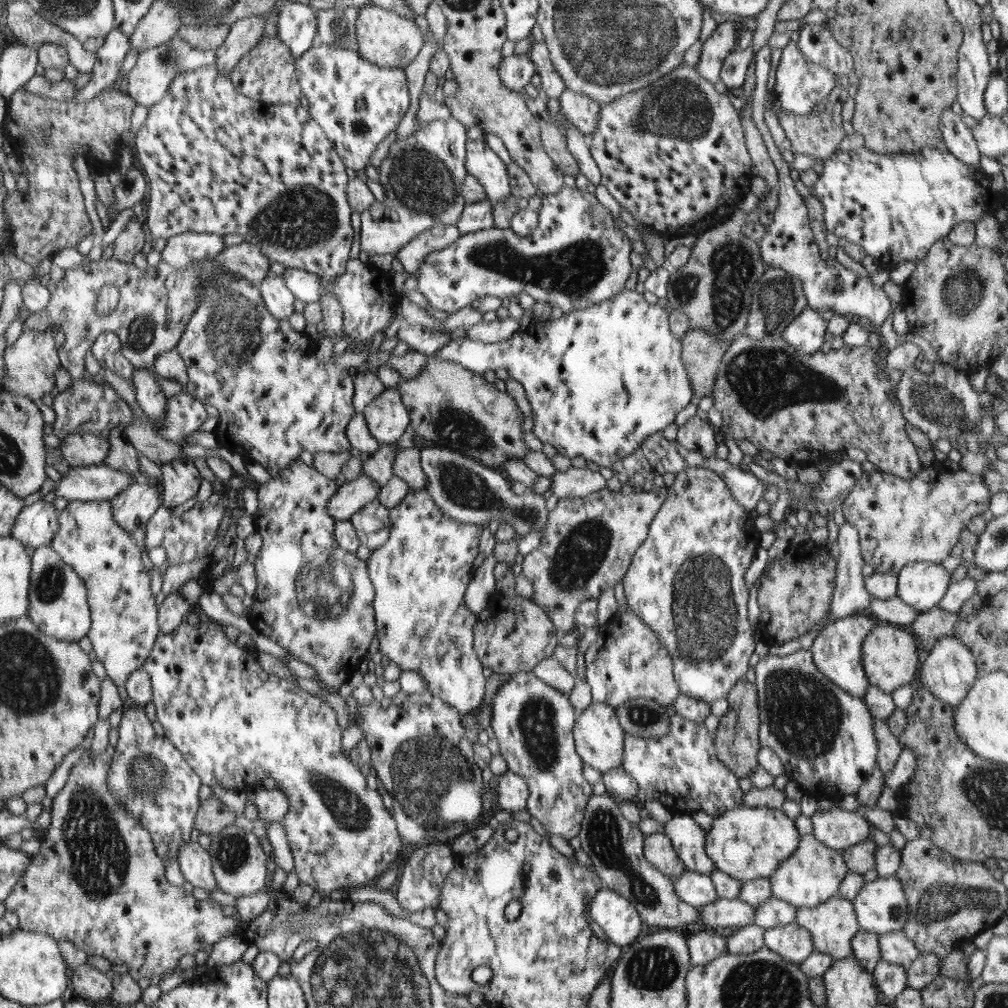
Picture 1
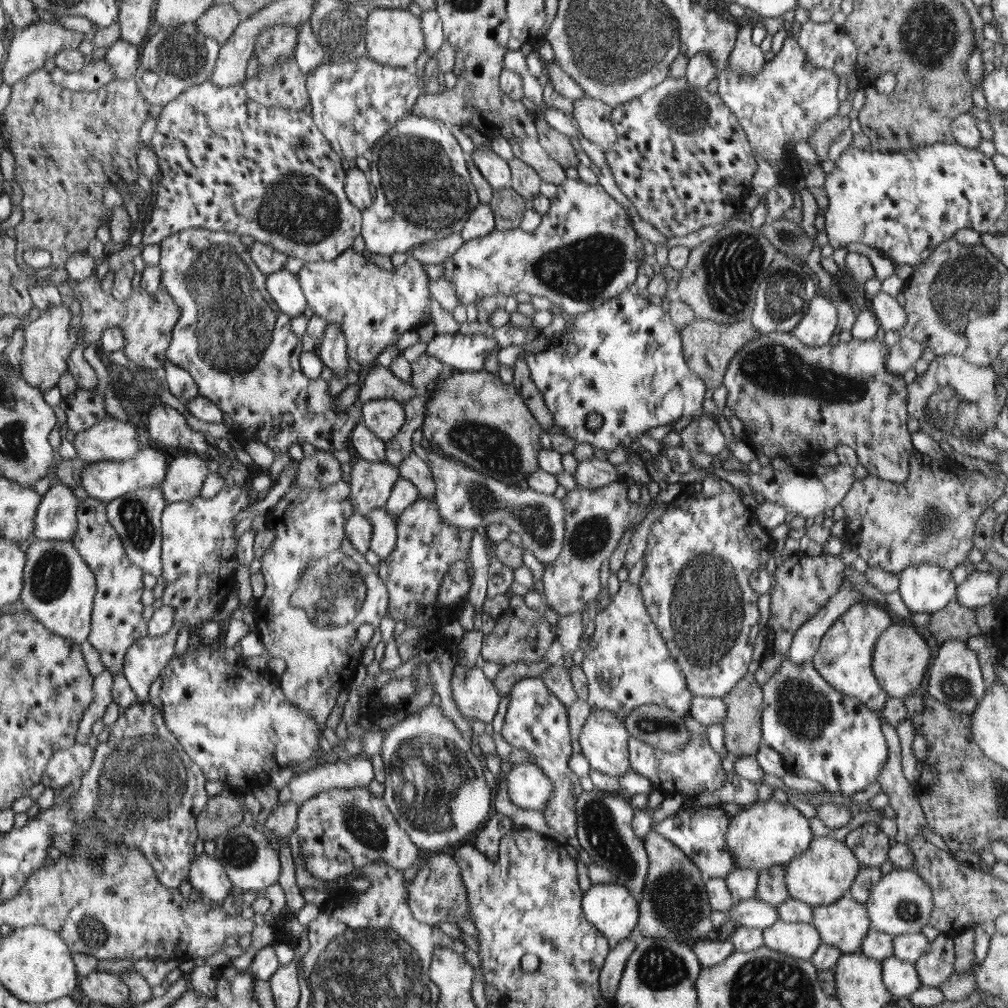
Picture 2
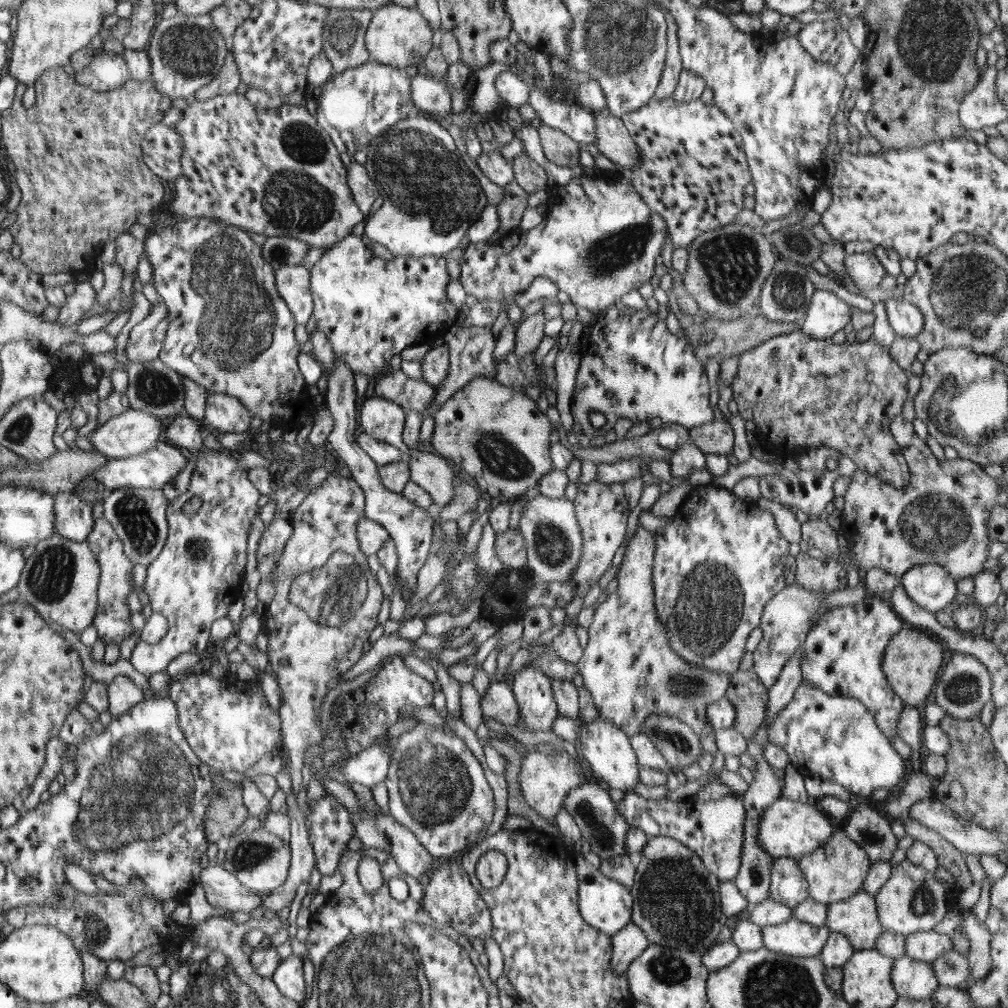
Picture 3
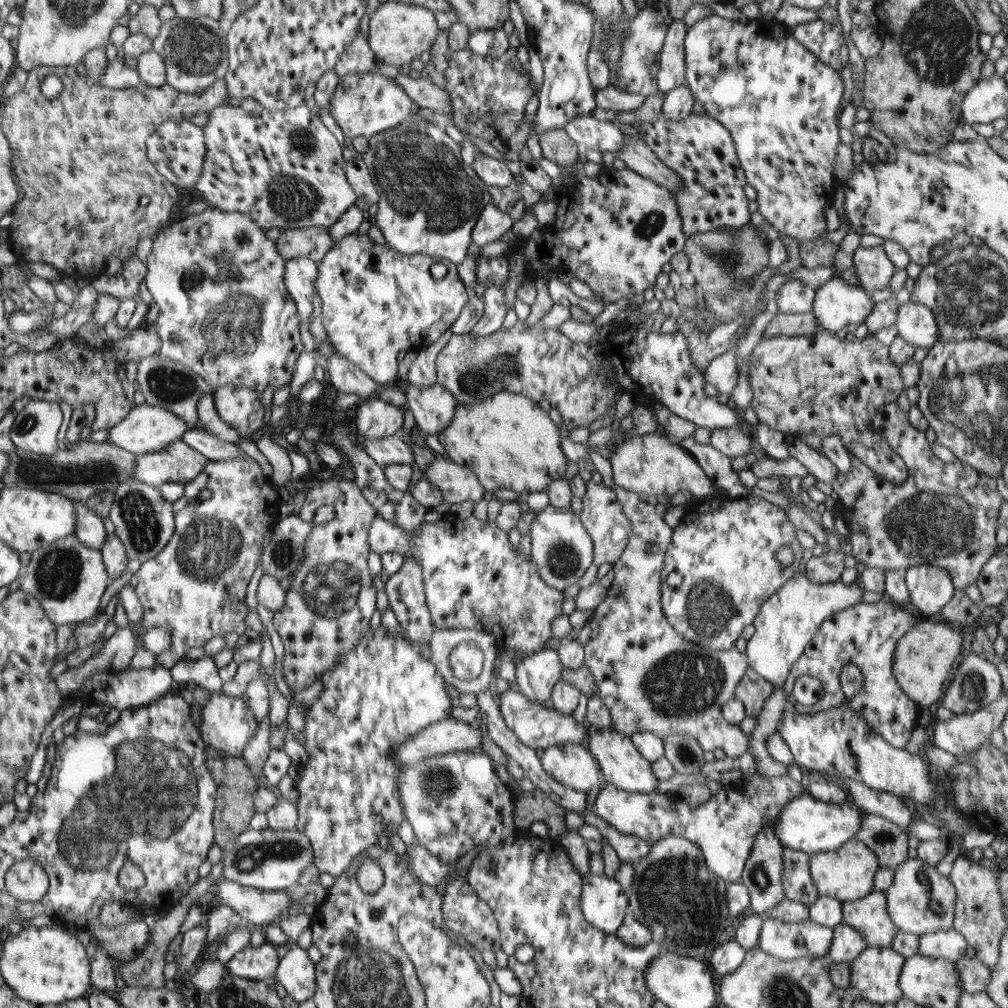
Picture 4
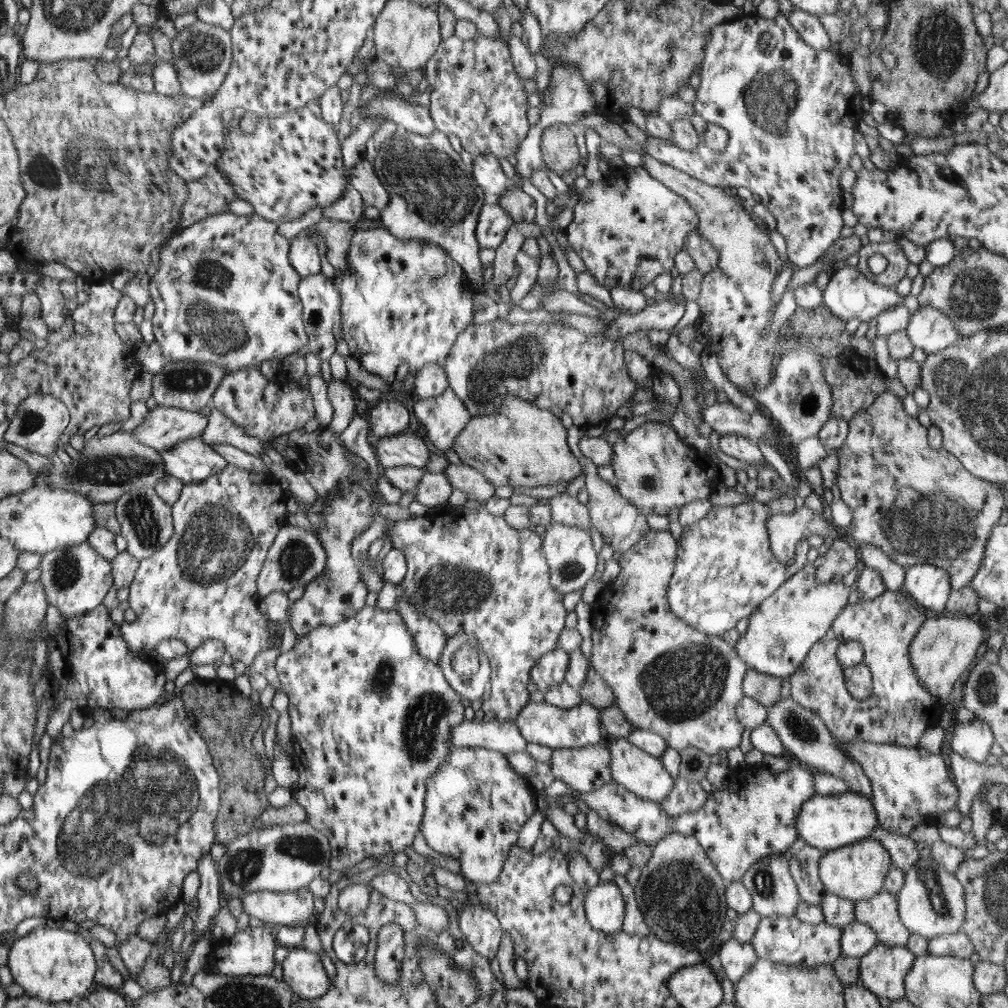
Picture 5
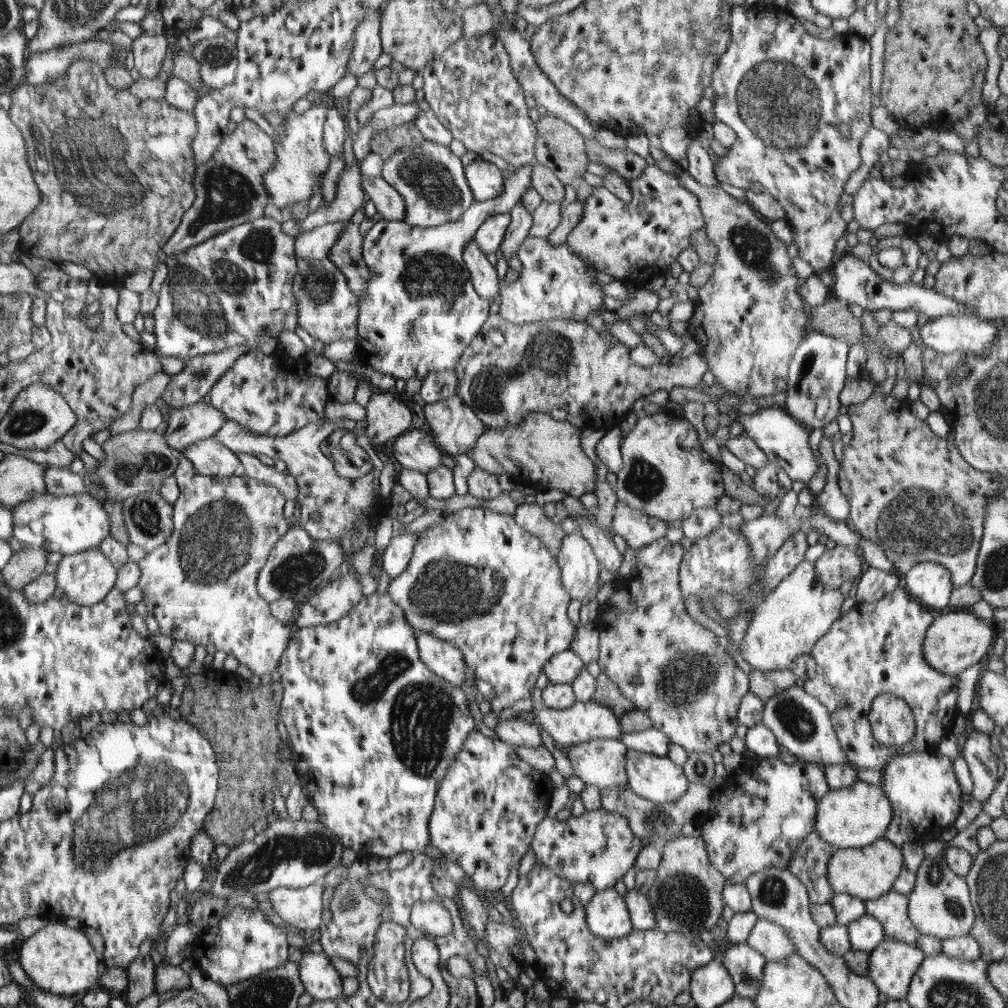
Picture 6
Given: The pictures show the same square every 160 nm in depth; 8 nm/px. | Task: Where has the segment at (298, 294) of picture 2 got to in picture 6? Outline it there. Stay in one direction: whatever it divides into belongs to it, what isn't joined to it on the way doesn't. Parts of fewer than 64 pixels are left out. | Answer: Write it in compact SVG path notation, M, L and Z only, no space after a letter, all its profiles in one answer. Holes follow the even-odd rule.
M346 222L324 224L295 237L295 256L298 259L323 259L329 256L331 246L336 244Z

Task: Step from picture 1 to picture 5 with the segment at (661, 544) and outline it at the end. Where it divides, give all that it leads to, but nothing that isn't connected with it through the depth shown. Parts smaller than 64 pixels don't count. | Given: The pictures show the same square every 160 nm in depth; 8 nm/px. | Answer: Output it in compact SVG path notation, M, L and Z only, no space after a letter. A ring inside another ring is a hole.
M755 497L733 506L714 505L702 520L684 527L676 542L676 563L666 595L672 614L698 632L723 637L807 564L807 539L796 546L792 562L785 565L776 560L766 532L769 516L765 501Z

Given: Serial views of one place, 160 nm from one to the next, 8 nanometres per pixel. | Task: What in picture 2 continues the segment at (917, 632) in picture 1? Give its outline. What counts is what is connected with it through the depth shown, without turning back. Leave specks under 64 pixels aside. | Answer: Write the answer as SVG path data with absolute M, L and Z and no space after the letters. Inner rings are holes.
M953 599L943 610L932 613L927 629L939 644L946 640L970 641L984 634L976 624L976 611Z

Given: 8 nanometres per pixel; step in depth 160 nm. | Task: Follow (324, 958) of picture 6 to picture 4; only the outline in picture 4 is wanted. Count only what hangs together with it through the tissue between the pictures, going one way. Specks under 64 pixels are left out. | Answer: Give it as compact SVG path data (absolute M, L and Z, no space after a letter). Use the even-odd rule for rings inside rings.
M298 944L291 945L288 952L280 961L279 969L274 976L296 1002L301 1004L309 1003L317 989L317 968L315 963L308 957L307 950L302 949Z

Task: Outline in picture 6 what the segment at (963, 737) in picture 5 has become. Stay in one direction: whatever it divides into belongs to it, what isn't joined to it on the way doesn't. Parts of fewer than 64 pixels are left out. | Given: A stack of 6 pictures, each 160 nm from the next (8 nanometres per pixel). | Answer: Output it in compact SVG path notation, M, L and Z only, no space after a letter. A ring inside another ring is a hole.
M974 730L966 737L961 755L965 758L973 778L973 801L980 806L997 786L1002 764L992 752L988 732Z

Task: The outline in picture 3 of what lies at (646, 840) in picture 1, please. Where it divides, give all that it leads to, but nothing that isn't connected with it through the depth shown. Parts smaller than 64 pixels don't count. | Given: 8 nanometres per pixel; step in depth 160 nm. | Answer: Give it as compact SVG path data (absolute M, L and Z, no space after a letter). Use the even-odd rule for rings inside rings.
M649 838L630 886L634 899L631 923L637 924L651 943L702 956L716 943L718 934L726 935L720 925L720 883L685 844L674 838Z

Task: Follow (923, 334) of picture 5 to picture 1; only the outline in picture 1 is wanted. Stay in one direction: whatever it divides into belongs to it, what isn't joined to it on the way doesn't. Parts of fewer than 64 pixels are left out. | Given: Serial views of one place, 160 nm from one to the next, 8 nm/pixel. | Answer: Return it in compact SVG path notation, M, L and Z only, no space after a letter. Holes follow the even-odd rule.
M766 44L762 46L755 55L756 64L756 88L752 100L752 118L763 137L770 159L777 168L779 174L779 194L778 206L773 214L773 222L767 232L760 240L760 254L764 261L765 268L783 268L793 277L798 277L803 282L807 306L823 314L826 310L832 309L836 315L845 316L852 321L860 318L867 318L874 325L882 325L886 318L893 312L892 303L888 296L878 285L875 285L869 277L859 276L858 273L850 271L835 262L825 263L820 259L820 251L812 229L810 229L807 207L808 203L800 196L794 187L794 180L790 177L788 156L780 153L774 144L771 133L764 121L764 112L767 97L768 74L771 70L771 51L772 48Z

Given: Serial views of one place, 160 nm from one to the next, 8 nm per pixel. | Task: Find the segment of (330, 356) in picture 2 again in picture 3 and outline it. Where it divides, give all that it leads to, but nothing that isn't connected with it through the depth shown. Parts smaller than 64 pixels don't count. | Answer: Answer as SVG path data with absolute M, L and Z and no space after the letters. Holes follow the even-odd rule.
M336 357L335 366L333 366L333 370L330 370L327 382L327 393L323 401L325 407L332 414L333 427L326 441L332 450L336 450L337 456L346 462L352 473L352 478L362 487L365 494L365 517L387 527L399 554L398 575L400 575L404 587L410 593L415 594L418 587L418 573L428 558L432 544L432 516L427 509L412 502L402 493L388 490L381 481L377 462L354 440L356 389L354 388L354 372L351 367Z

